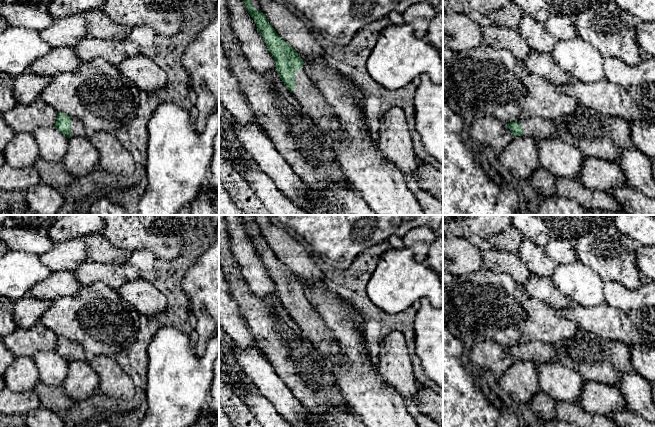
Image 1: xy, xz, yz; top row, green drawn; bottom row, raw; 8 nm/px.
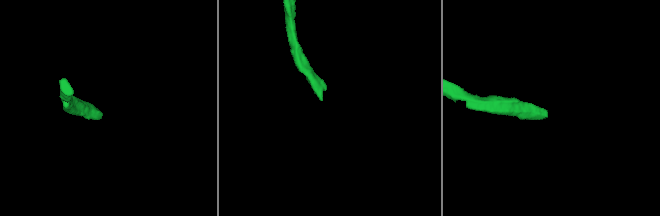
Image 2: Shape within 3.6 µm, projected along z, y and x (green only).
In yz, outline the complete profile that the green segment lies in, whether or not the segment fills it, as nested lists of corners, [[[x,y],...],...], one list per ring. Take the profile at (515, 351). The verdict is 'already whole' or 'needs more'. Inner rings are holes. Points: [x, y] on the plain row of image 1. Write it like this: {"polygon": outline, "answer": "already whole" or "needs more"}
{"polygon": [[[533,341],[506,348],[514,360],[546,363],[556,361],[553,344]]], "answer": "needs more"}

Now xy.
{"polygon": [[[65,337],[57,338],[57,345],[54,350],[67,362],[86,361],[89,356],[85,353],[81,344],[73,342]]], "answer": "needs more"}

